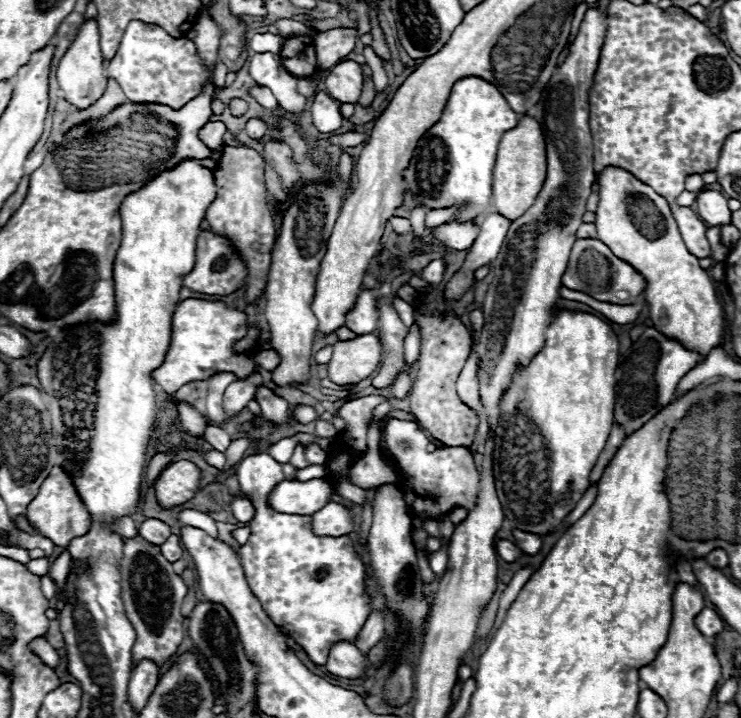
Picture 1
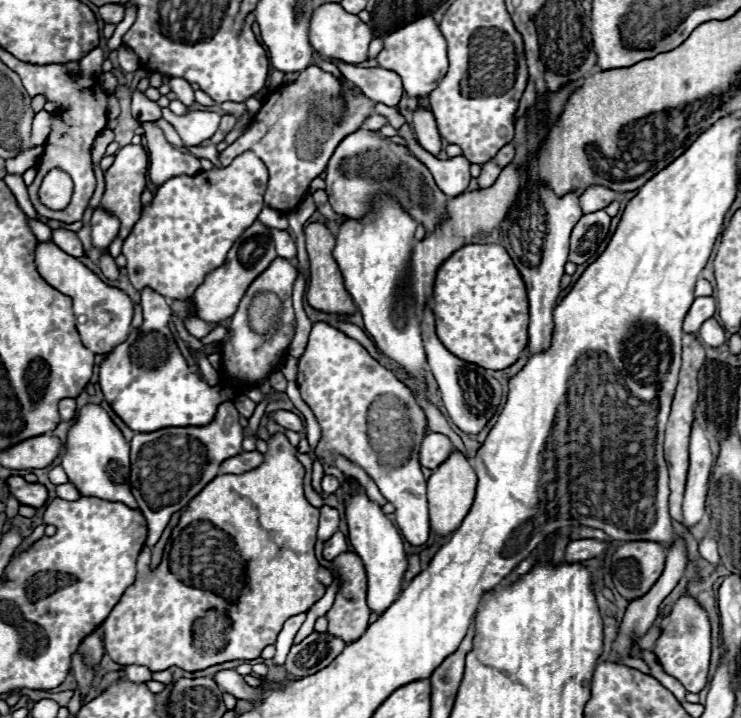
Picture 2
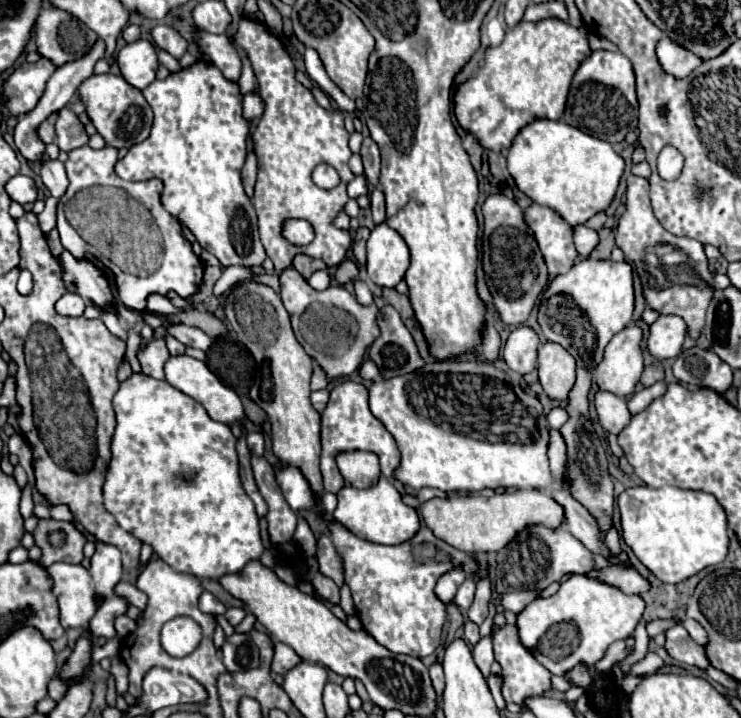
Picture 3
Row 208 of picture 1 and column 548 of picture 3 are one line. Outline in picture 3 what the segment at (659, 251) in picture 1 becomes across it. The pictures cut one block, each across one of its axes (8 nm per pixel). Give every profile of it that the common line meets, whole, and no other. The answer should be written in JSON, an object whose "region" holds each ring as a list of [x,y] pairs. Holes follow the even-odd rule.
{"region":[[[574,574],[568,582],[560,584],[554,596],[530,602],[516,614],[518,638],[534,658],[556,676],[564,676],[578,664],[596,664],[604,658],[608,646],[616,640],[626,640],[644,612],[640,596],[626,596],[618,588]]]}

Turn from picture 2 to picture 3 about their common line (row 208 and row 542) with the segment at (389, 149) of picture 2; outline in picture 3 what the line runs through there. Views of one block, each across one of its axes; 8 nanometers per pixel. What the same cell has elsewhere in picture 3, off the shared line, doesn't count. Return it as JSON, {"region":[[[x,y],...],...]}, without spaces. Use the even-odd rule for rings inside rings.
{"region":[[[334,520],[330,522],[330,532],[344,560],[346,584],[352,590],[362,628],[390,652],[414,658],[430,656],[440,646],[440,634],[446,622],[446,606],[434,596],[434,586],[442,574],[458,566],[462,566],[468,576],[476,574],[478,560],[438,540],[426,526],[420,528],[412,540],[398,546],[362,540]]]}

